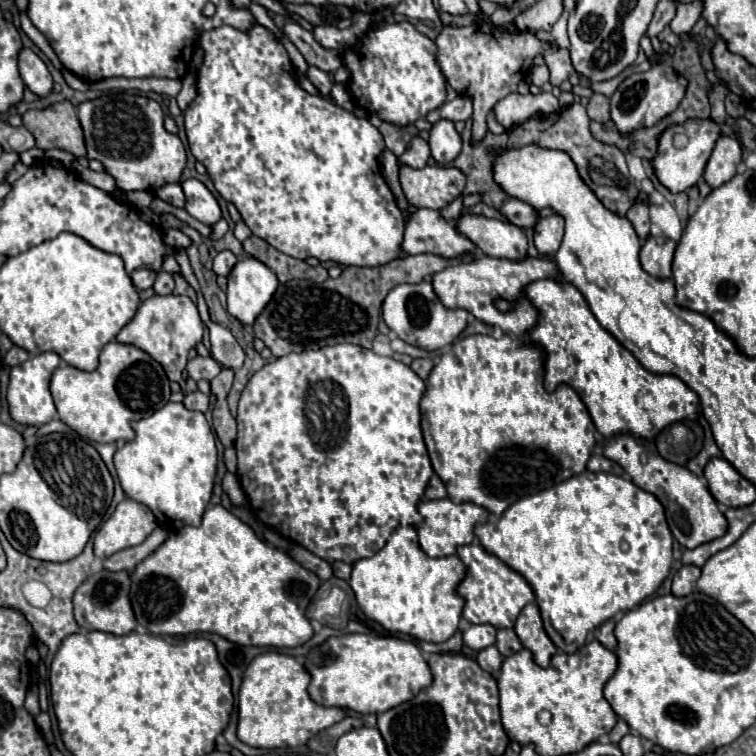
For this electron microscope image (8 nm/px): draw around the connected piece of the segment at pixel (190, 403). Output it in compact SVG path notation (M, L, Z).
M196 390L196 392L184 396L184 406L186 406L188 410L206 412L206 410L208 410L208 402L210 402L210 398L208 398L206 394L202 394L200 390Z

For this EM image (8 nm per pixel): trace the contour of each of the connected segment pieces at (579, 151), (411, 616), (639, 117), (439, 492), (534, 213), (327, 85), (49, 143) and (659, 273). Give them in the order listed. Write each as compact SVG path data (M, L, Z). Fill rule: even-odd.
M574 102L572 106L568 106L562 112L560 112L560 116L556 120L540 116L540 120L538 118L530 118L524 124L512 128L508 132L506 148L524 148L528 144L536 144L540 148L566 152L572 158L572 162L576 164L580 178L596 194L596 198L610 212L624 216L628 212L628 208L634 204L634 200L640 194L640 190L636 186L632 186L632 180L630 180L628 166L626 166L626 160L624 160L622 150L616 148L616 146L612 146L612 144L598 142L592 136L592 132L590 132L590 118L586 116L586 108L582 104Z
M400 526L380 552L352 566L350 586L360 610L386 630L408 634L416 640L444 642L458 630L464 598L456 590L464 576L466 568L458 556L430 558L420 548L416 530Z
M658 64L652 66L648 72L634 72L628 78L624 78L618 90L610 96L610 118L620 136L630 136L640 128L654 126L664 116L674 112L684 96L684 88L686 80L682 76L676 76L670 64Z
M432 476L430 478L430 484L428 484L428 488L426 488L426 494L424 494L428 500L436 500L436 498L446 498L448 496L448 492L446 492L446 488L444 488L444 482L440 480L440 476Z
M510 198L500 210L512 224L520 228L534 228L534 224L538 222L538 210L516 198Z
M308 66L308 80L318 88L318 92L324 96L324 98L328 98L328 94L330 94L330 88L332 88L332 82L330 82L330 78L328 78L328 74L324 72L324 70L320 70L320 68L316 68L316 66Z
M64 100L42 110L22 114L22 124L32 132L40 150L60 148L76 158L84 156L84 136L74 106Z
M648 236L640 250L642 268L656 278L672 278L672 258L676 242L666 236Z

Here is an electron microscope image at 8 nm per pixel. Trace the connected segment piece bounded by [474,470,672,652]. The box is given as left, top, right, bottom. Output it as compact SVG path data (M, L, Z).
M584 470L558 486L526 496L514 502L496 522L476 524L474 534L490 554L504 560L530 582L536 592L544 628L562 652L576 652L602 622L638 606L654 594L672 566L672 532L660 500L638 488L632 480L608 472Z

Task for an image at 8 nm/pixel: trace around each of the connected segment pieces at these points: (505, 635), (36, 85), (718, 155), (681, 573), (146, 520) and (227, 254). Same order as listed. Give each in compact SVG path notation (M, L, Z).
M498 630L498 638L496 638L496 648L500 650L500 654L506 658L506 656L512 656L516 652L520 652L524 646L520 642L520 638L516 636L514 630Z
M22 48L18 54L18 70L24 84L38 96L48 96L52 92L52 76L46 64L30 50Z
M720 136L704 170L704 180L718 188L736 174L736 166L742 162L742 146L732 136Z
M684 564L672 578L672 594L674 596L688 596L700 578L700 568L694 564Z
M124 498L114 514L100 526L94 536L94 554L110 558L112 554L142 544L156 528L156 516L152 510L136 500Z
M222 250L216 258L214 258L214 272L218 276L228 276L230 270L236 266L238 258L230 252L230 250Z

